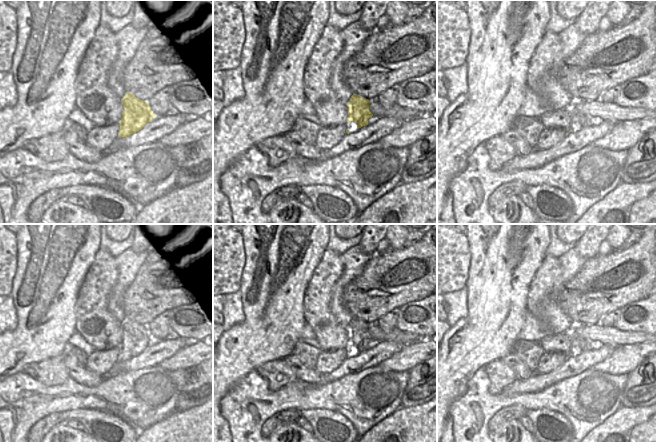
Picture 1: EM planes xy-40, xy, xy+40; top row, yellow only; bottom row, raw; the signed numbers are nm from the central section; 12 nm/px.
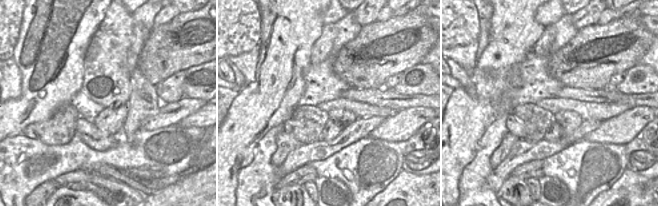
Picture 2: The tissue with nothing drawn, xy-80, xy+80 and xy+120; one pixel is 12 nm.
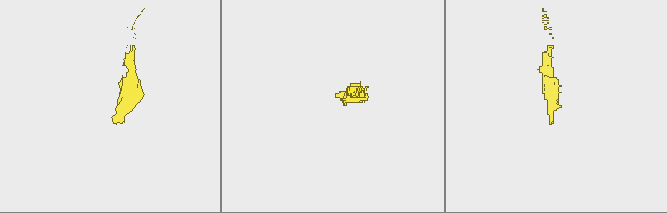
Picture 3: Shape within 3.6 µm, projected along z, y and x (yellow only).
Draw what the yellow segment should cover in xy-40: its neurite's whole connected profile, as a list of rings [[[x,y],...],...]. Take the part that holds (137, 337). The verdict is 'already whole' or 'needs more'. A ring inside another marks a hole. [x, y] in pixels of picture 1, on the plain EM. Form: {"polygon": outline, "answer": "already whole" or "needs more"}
{"polygon": [[[126,316],[121,326],[124,334],[119,346],[119,361],[127,361],[136,357],[155,341],[148,325],[138,323],[132,317]]], "answer": "already whole"}

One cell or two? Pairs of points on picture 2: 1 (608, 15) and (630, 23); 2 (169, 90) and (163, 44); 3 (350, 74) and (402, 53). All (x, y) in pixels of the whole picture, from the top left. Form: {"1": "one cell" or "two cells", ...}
{"1": "two cells", "2": "two cells", "3": "one cell"}

